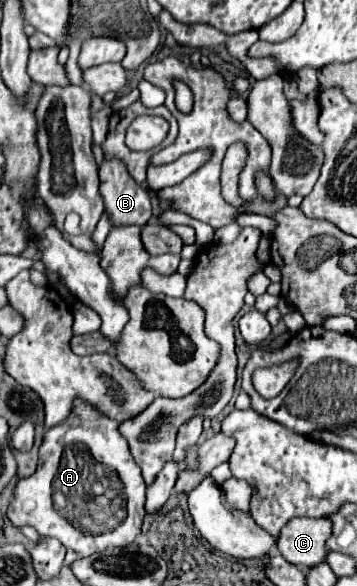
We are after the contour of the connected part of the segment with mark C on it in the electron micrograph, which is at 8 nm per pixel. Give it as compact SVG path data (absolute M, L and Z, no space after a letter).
M294 518L280 530L276 546L290 564L310 568L324 560L330 534L332 526L328 518Z

